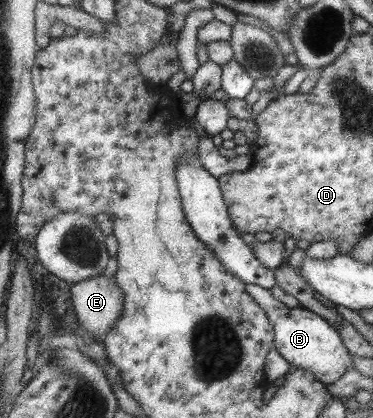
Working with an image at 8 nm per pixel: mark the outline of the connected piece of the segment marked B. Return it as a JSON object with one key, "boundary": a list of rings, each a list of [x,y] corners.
{"boundary":[[[256,285],[247,286],[247,293],[253,301],[264,309],[268,319],[273,323],[273,340],[275,350],[285,359],[292,368],[309,370],[315,378],[323,384],[335,382],[347,370],[353,368],[351,358],[343,345],[337,330],[319,315],[304,309],[301,306],[289,308],[283,302],[275,300],[269,289],[261,289]]]}

